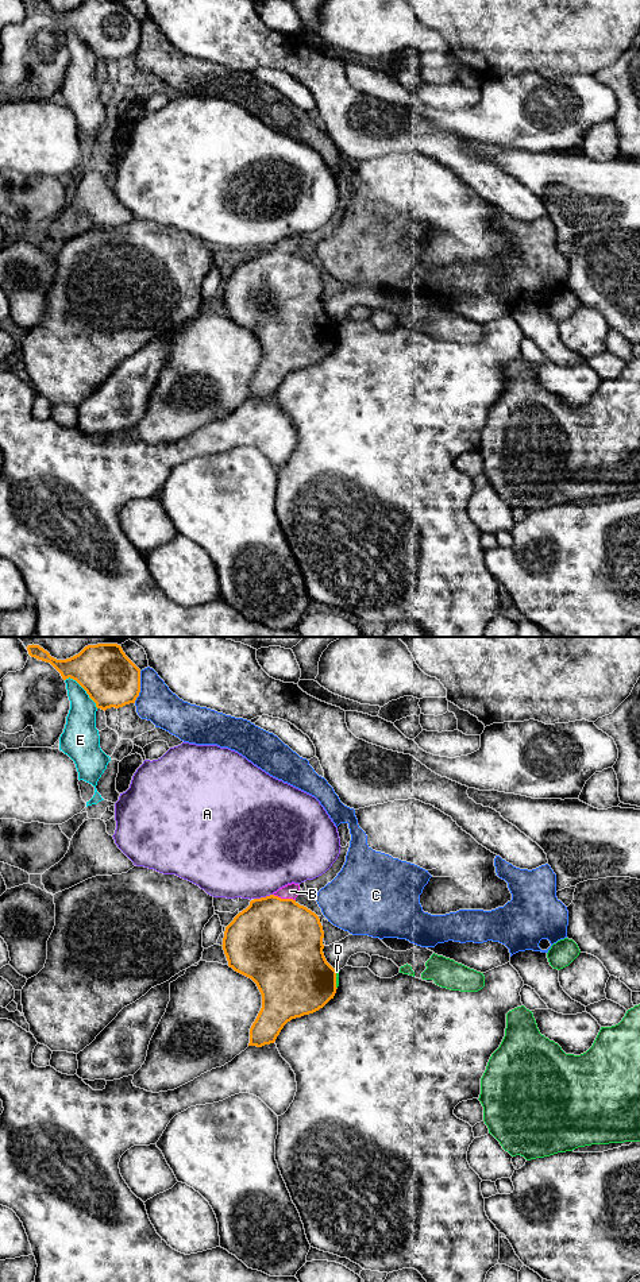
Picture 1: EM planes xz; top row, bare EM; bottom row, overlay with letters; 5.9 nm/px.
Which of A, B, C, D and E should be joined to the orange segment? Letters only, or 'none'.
B

